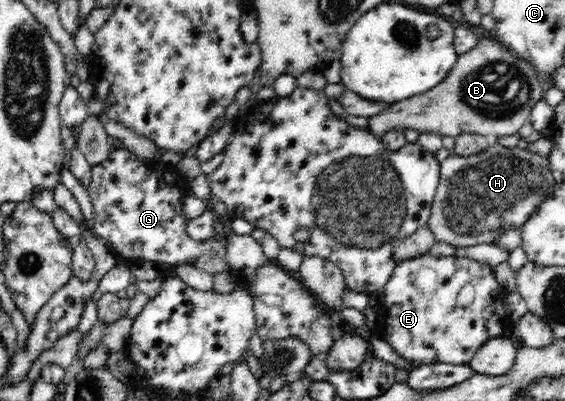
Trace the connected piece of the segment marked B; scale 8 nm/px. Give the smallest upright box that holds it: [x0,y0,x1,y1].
[367,38,545,138]

